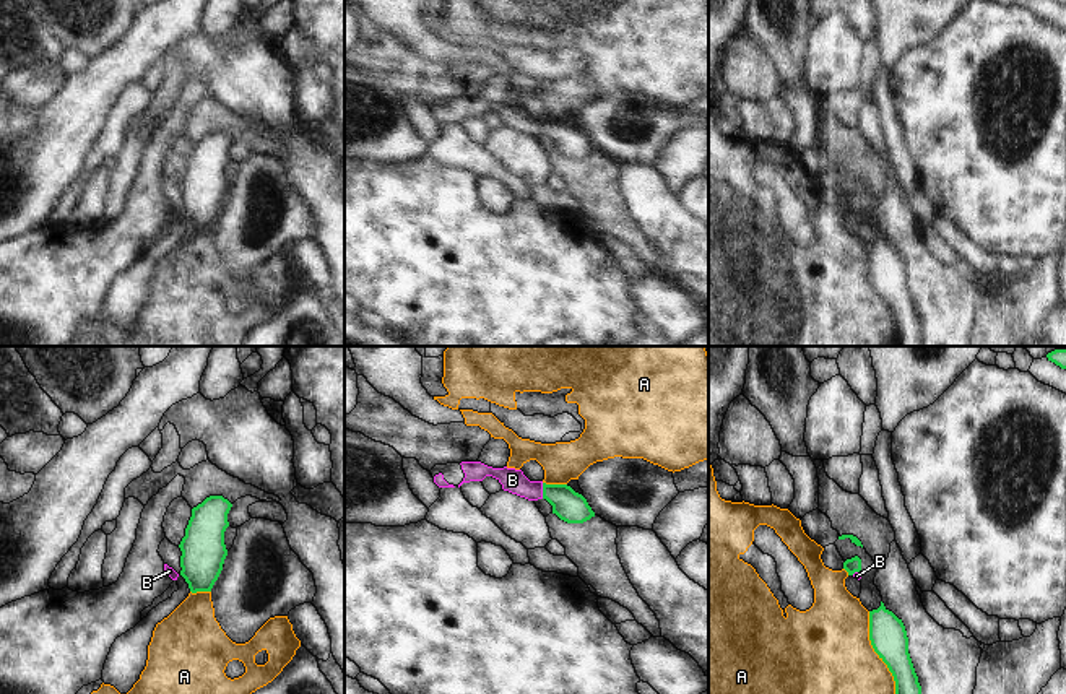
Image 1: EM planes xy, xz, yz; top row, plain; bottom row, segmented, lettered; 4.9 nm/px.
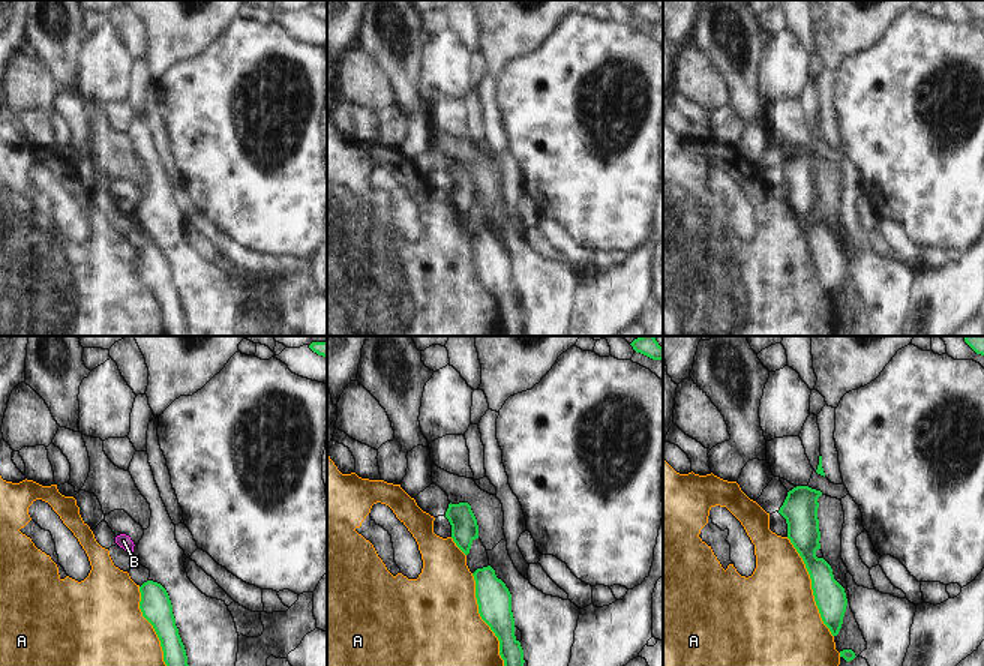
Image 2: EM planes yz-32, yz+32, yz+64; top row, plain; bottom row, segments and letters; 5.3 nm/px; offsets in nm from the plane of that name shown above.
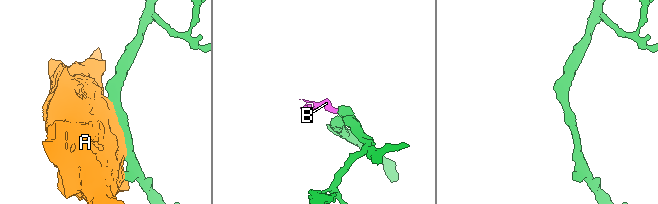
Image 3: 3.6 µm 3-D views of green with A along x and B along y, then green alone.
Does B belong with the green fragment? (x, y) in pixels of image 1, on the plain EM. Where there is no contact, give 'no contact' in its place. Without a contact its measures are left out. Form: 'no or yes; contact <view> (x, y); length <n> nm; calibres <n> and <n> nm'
yes; contact xz (543, 127); length 80 nm; calibres 160 and 120 nm

